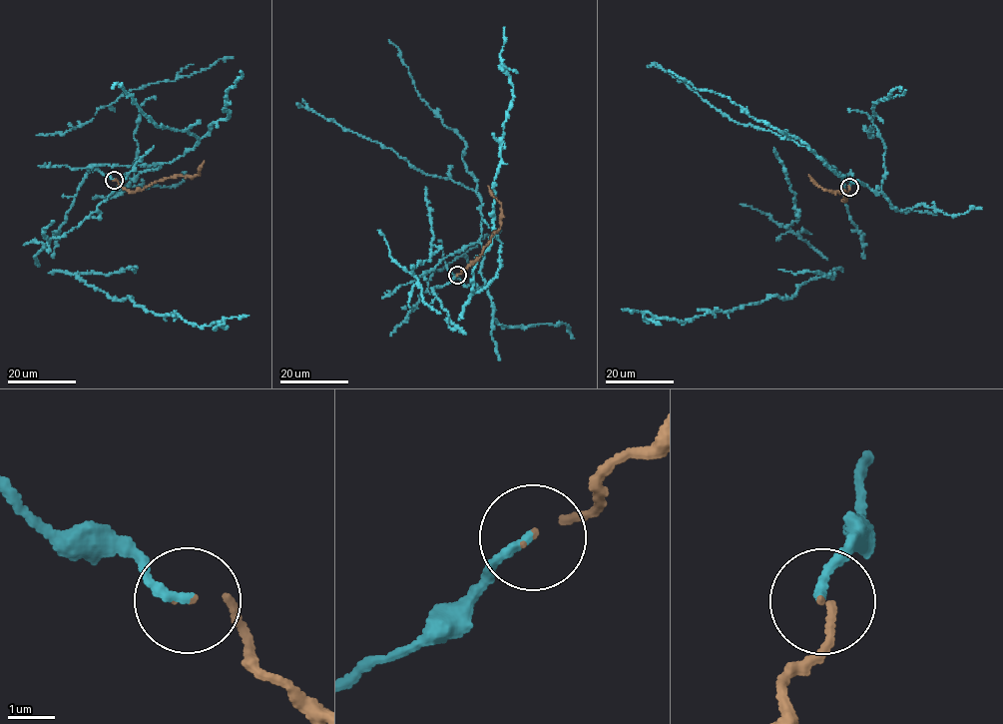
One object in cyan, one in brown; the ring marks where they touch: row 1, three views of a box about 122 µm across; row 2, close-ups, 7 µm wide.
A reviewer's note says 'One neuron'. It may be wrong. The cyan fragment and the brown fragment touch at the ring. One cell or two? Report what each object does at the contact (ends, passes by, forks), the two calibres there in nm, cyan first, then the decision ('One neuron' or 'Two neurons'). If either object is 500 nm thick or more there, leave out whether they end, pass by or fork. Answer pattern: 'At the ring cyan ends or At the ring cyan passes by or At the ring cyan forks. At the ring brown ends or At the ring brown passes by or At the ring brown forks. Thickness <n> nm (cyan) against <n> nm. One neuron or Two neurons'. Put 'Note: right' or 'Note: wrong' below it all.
At the ring cyan ends. At the ring brown ends. Thickness 180 nm (cyan) against 60 nm. One neuron
Note: right

